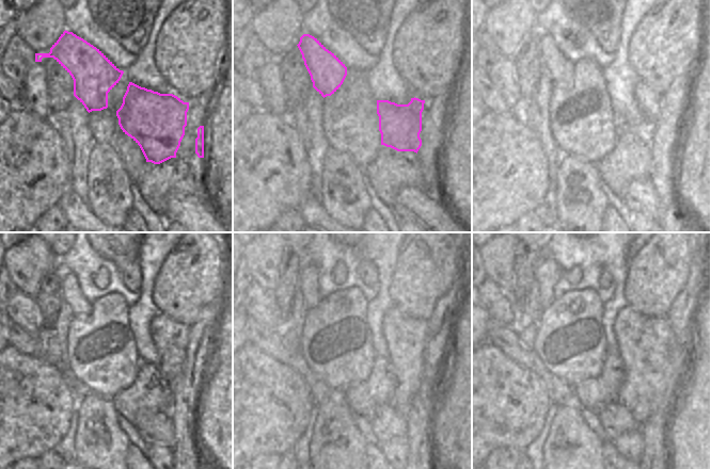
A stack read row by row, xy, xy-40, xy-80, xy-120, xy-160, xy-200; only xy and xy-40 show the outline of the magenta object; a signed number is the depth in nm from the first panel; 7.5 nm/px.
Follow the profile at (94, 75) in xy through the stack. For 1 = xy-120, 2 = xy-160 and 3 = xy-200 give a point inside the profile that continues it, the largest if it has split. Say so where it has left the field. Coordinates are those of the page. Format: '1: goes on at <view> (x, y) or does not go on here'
1: goes on at xy-120 (80, 307)
2: goes on at xy-160 (313, 298)
3: goes on at xy-200 (544, 301)

